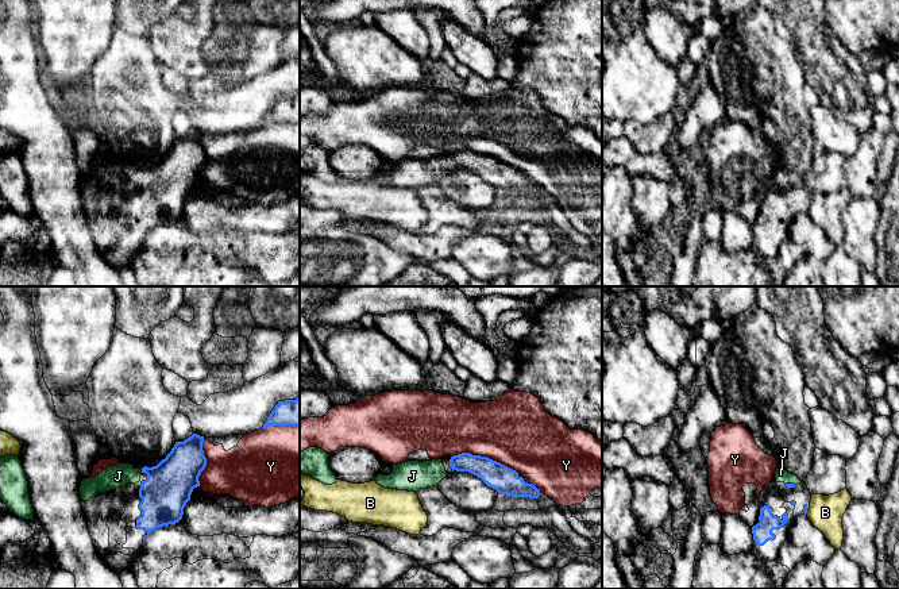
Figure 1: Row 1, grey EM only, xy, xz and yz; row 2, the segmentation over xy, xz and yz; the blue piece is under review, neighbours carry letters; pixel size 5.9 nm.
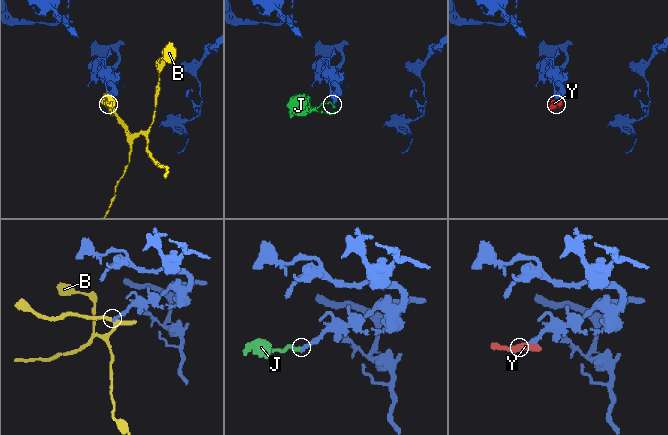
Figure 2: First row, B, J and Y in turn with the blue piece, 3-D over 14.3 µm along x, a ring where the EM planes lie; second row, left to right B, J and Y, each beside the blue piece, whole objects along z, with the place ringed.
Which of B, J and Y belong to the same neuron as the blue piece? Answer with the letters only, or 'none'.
J

